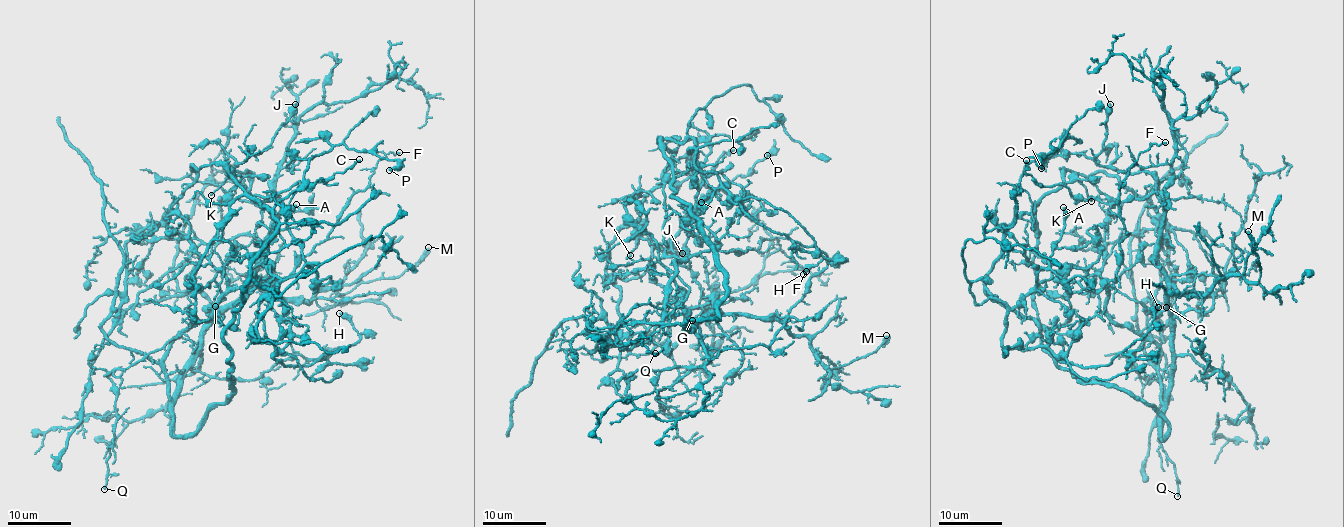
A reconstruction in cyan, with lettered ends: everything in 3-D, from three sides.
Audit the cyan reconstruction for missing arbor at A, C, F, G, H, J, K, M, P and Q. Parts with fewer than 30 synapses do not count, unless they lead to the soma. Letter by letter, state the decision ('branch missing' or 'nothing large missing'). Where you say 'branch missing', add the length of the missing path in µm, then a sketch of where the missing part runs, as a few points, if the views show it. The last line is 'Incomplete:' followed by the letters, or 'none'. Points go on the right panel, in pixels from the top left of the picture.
A: nothing large missing
C: nothing large missing
F: nothing large missing
G: nothing large missing
H: nothing large missing
J: nothing large missing
K: nothing large missing
M: nothing large missing
P: nothing large missing
Q: nothing large missing
Incomplete: none

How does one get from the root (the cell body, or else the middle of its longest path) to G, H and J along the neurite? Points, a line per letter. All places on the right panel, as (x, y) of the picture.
G: (1131, 193), (1104, 172), (1065, 170), (1033, 211), (1037, 281), (1055, 296), (1111, 285), (1147, 309), (1166, 307)
H: (1131, 193), (1065, 170), (1006, 232), (985, 286), (1006, 307), (1004, 349), (1082, 366), (1111, 363), (1158, 307)
J: (1131, 193), (1148, 201), (1169, 244), (1159, 241), (1164, 210), (1155, 179), (1094, 160), (1110, 104)

